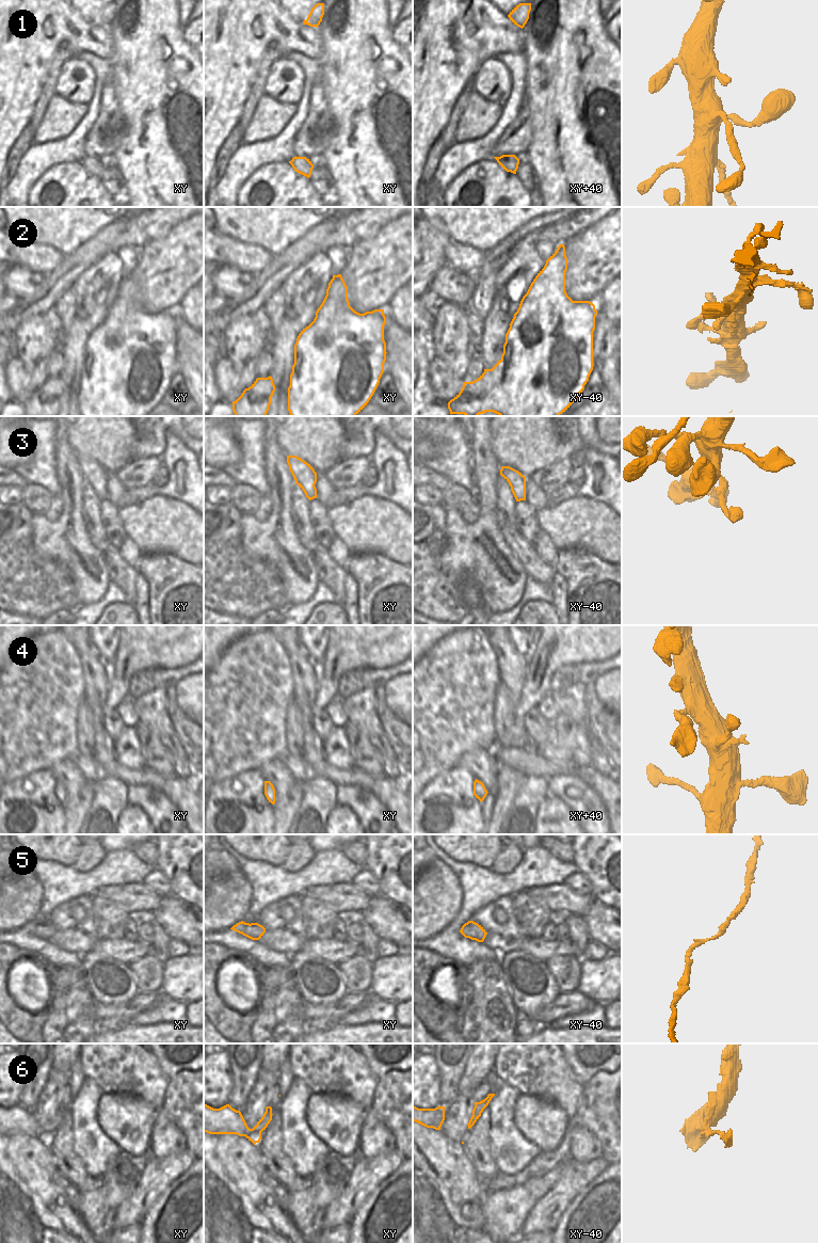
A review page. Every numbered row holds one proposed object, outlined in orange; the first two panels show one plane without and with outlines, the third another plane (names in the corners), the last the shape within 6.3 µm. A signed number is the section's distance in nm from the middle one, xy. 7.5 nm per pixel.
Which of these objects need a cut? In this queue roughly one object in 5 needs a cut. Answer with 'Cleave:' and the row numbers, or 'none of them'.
Cleave: none of them

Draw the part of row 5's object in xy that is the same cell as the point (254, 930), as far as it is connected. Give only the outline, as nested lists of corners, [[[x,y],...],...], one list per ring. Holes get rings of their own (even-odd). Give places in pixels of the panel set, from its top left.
[[[243,921],[234,925],[230,929],[242,934],[243,936],[252,939],[259,940],[266,933],[266,928],[258,923],[245,923]]]

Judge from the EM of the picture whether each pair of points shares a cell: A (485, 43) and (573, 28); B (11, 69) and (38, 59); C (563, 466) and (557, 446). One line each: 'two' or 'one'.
A: two
B: one
C: two

